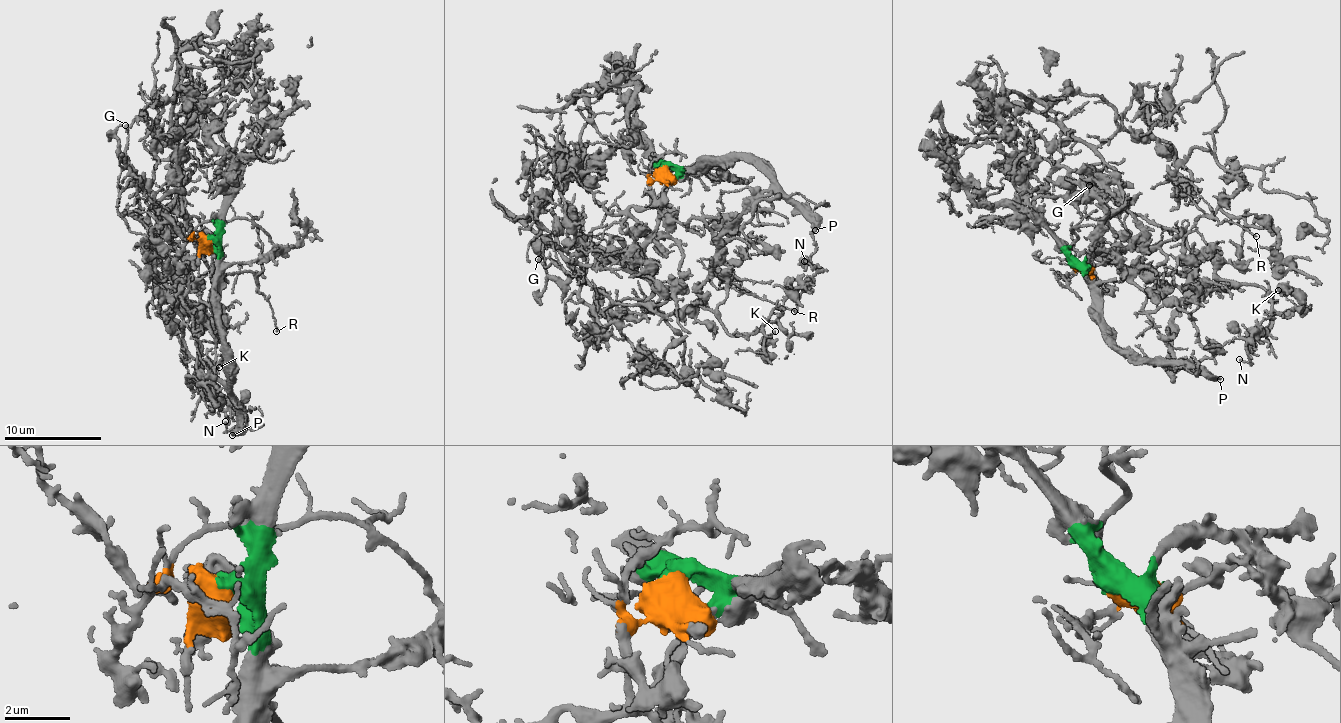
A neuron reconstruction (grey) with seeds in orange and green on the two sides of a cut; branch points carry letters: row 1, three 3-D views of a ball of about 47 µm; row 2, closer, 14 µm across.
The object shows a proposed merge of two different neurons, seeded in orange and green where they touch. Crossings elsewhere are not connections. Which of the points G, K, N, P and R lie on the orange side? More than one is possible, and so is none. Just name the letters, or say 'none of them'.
G, K, N, R

